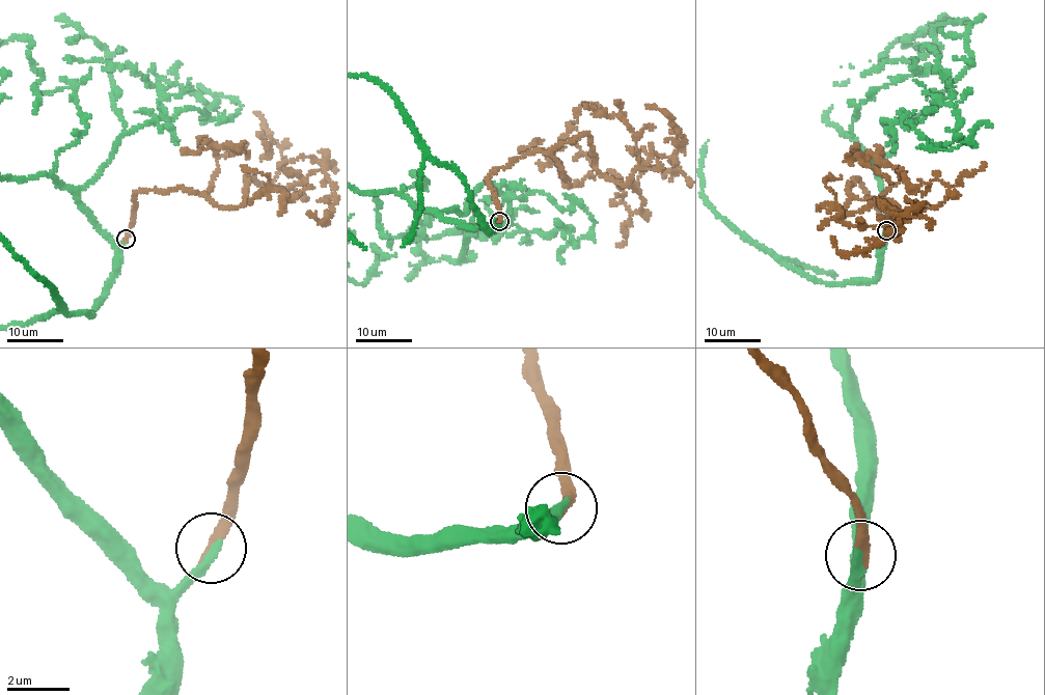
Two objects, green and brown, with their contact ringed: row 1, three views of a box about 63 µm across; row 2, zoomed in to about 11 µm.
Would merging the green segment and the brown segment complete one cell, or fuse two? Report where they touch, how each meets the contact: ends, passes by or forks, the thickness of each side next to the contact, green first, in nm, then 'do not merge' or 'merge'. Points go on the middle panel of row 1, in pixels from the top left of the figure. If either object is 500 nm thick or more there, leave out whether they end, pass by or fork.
at (499, 221); green ends there; brown ends there; 300 nm thick on the green side, 320 nm on the other; merge

